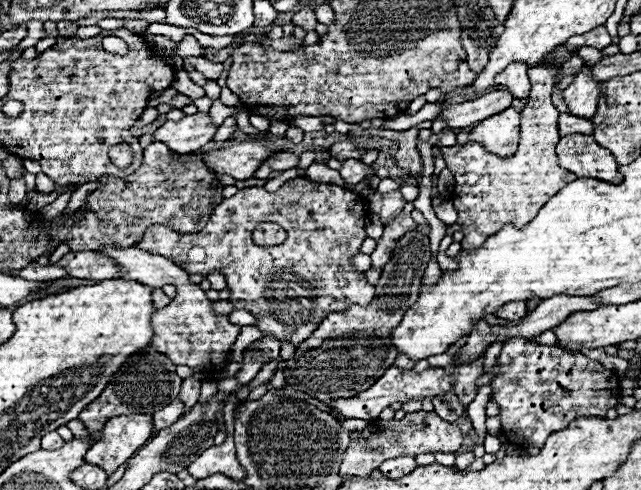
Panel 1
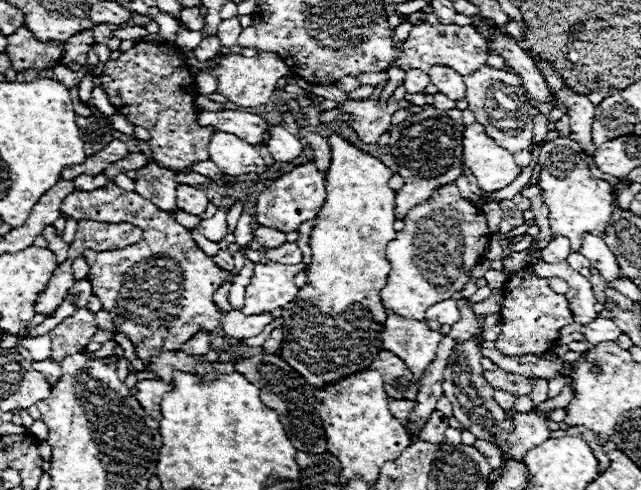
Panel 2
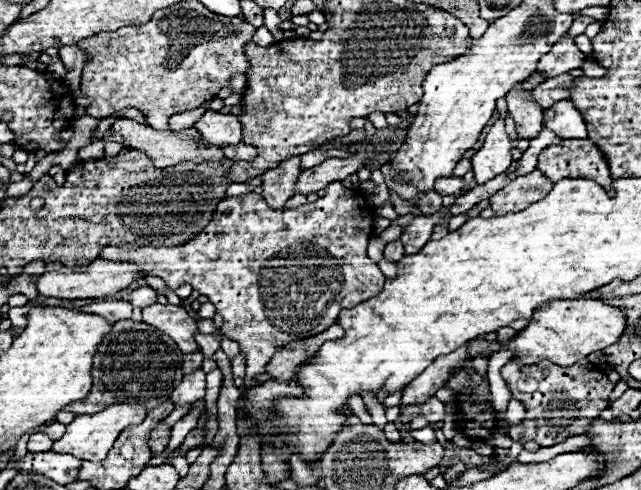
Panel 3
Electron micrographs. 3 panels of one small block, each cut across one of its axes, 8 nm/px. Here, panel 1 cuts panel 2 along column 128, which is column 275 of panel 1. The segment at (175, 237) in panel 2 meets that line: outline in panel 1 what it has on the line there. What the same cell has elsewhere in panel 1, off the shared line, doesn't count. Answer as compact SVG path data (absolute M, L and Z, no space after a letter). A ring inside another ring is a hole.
M294 178L276 192L244 188L236 196L224 198L206 228L196 234L180 234L154 224L136 246L170 258L188 274L202 274L204 278L214 272L222 274L234 308L252 312L264 336L298 346L310 338L328 314L344 312L352 304L370 304L376 296L376 288L366 280L366 274L354 270L350 262L366 238L366 216L366 202L352 190ZM260 222L278 222L288 234L284 244L258 248L252 242L252 232ZM196 246L202 250L188 254Z

